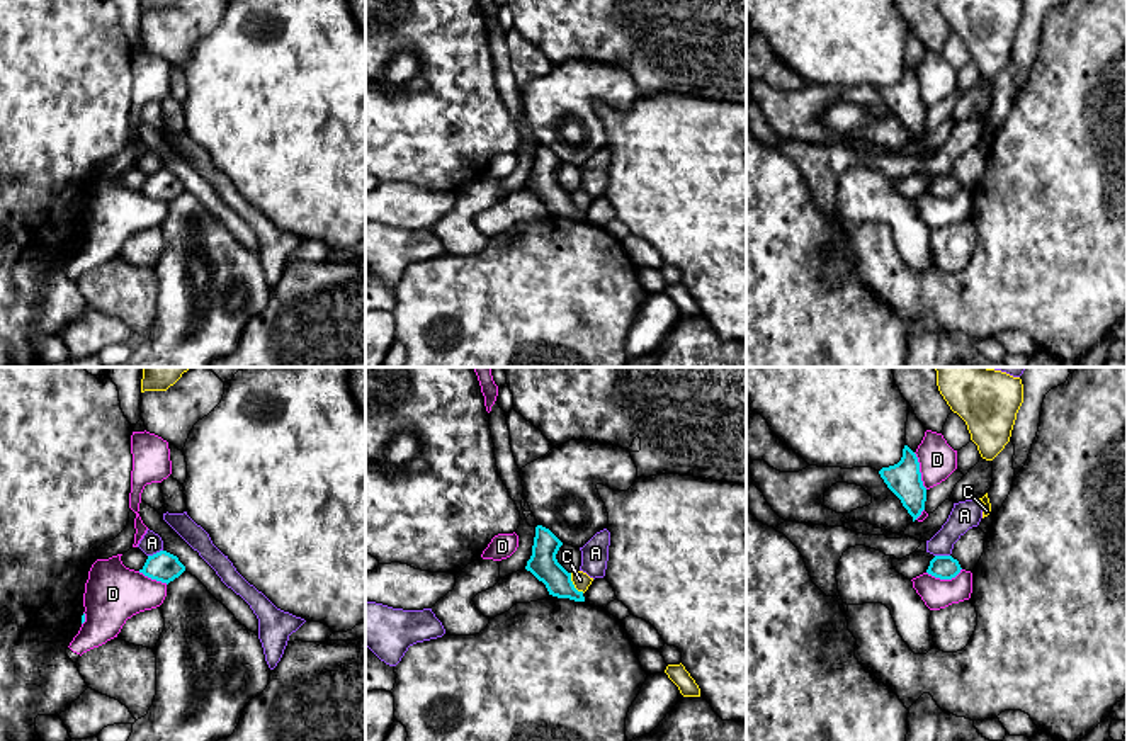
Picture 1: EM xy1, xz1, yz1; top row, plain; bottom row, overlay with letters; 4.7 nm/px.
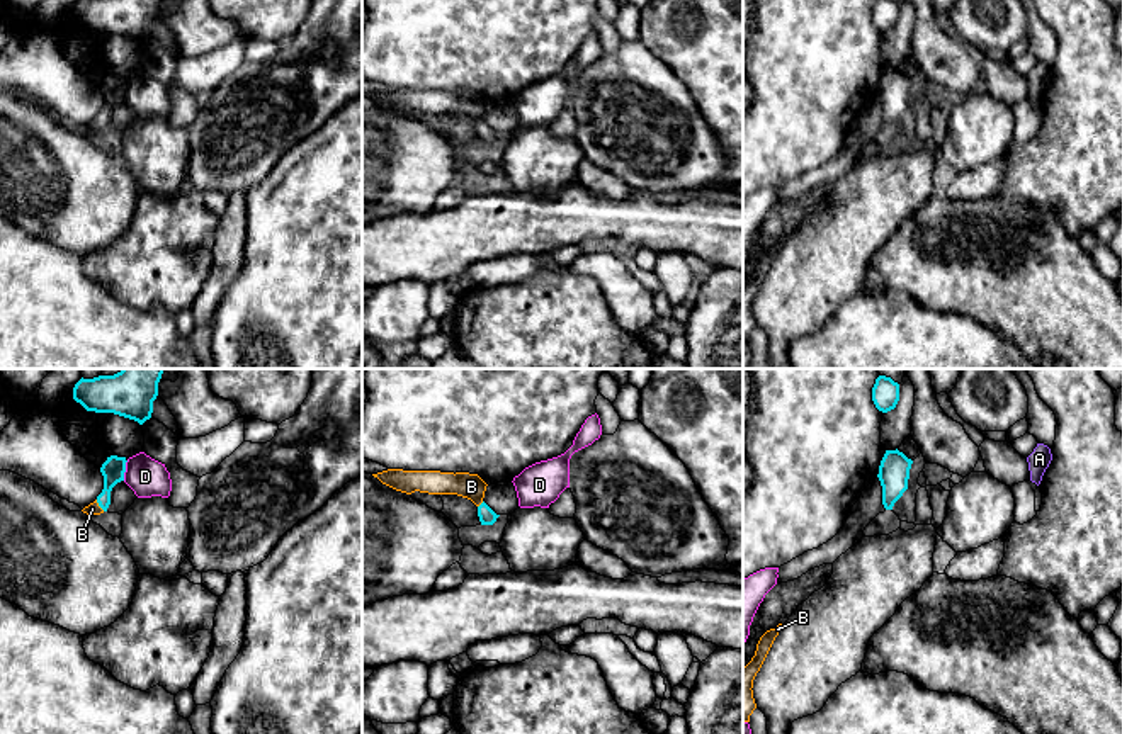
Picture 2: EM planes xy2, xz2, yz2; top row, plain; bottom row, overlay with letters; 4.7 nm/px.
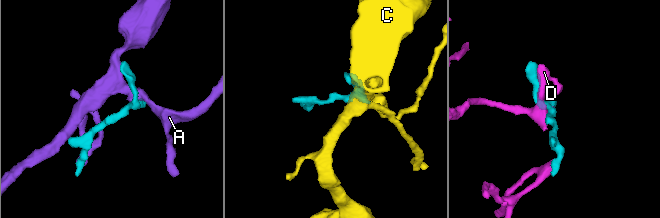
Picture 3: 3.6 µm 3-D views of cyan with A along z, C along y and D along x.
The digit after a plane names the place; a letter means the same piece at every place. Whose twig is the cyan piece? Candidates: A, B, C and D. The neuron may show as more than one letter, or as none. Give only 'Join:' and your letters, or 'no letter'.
Join: B

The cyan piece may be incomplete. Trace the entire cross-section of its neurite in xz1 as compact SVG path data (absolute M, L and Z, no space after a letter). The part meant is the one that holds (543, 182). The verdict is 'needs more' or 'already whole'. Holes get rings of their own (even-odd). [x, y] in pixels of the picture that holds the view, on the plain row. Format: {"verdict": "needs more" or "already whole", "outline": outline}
{"verdict": "already whole", "outline": "M537 144L532 175L527 180L525 189L546 204L549 214L585 221L583 211L578 211L571 201L571 192L556 178L561 165L563 161L549 148Z"}

